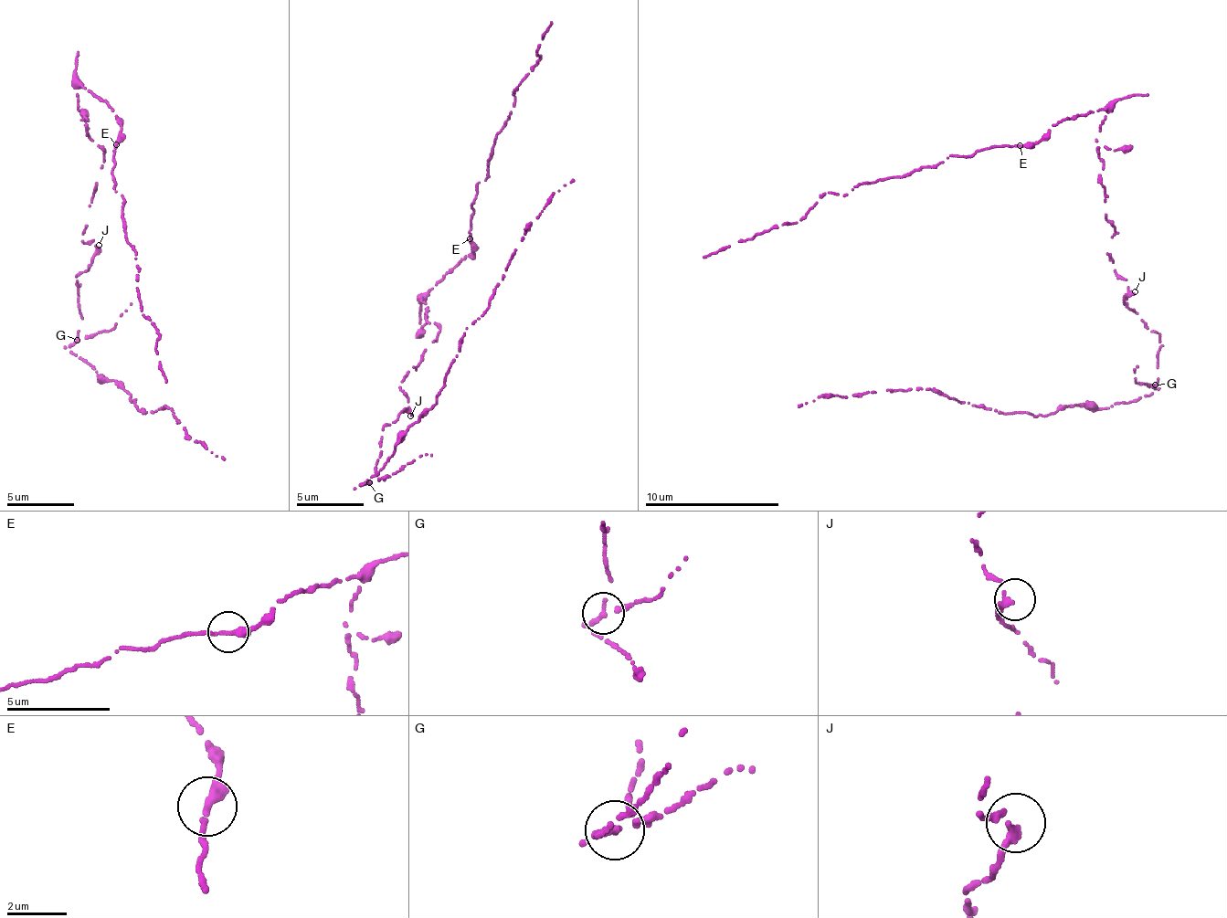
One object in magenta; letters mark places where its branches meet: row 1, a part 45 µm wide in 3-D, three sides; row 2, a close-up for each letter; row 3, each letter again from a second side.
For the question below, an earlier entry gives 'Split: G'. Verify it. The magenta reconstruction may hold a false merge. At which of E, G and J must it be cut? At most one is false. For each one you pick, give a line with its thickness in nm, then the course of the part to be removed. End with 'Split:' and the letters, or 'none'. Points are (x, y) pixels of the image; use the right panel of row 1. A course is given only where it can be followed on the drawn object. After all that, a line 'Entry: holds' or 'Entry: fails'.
G: calibre 240 nm; course (1155, 386), (1149, 396), (1098, 406), (1079, 405), (1052, 412), (1003, 414), (923, 389), (856, 393), (799, 404)
Split: G
Entry: holds

